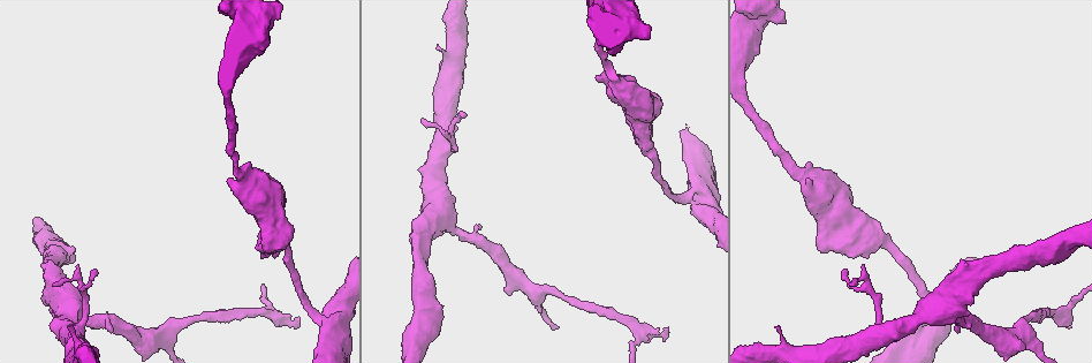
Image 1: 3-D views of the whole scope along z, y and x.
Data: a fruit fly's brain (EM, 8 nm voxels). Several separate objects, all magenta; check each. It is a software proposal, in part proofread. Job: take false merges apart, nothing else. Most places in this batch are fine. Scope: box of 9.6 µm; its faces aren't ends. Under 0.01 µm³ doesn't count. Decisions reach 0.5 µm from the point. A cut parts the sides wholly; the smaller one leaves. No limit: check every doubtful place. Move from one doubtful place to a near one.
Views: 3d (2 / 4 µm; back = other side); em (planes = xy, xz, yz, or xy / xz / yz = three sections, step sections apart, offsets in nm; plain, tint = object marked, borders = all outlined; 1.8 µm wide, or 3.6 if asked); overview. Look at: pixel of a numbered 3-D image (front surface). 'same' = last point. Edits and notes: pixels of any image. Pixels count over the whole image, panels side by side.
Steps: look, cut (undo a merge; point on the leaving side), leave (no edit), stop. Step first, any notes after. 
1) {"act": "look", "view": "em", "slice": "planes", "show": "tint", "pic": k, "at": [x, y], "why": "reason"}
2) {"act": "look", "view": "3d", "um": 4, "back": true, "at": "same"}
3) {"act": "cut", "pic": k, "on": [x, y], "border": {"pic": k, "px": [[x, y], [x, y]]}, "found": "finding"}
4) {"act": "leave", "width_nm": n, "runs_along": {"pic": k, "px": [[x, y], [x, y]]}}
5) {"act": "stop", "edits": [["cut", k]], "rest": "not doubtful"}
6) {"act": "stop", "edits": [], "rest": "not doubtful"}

{"act": "look", "view": "em", "um": 3.6, "slice": "planes", "show": "tint", "pic": 1, "at": [869, 287], "why": "abrupt turn"}

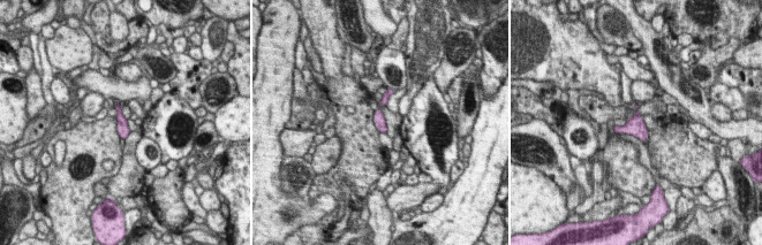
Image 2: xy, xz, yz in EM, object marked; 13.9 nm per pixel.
{"act": "leave", "found": "all the same cell"}

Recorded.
{"act": "look", "view": "em", "slice": "yz", "step": 8, "show": "tint", "pic": 1, "at": [690, 195]}

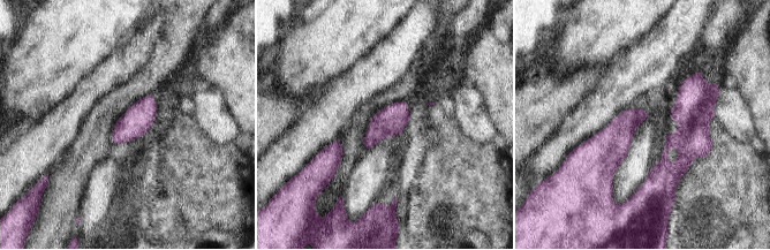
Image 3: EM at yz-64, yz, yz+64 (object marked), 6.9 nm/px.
{"act": "look", "view": "em", "slice": "xz", "step": 16, "show": "tint", "at": "same"}

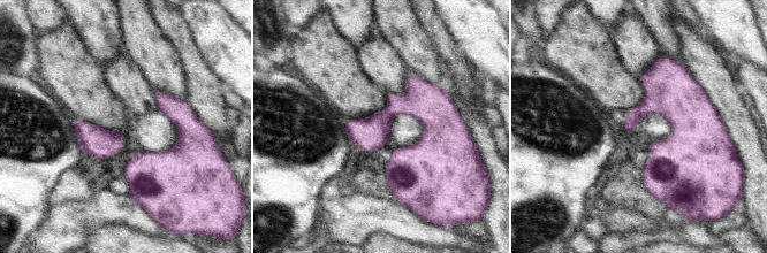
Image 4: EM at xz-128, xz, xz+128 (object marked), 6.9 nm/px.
{"act": "leave", "width_nm": 60, "found": "continuous, no second cell"}

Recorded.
{"act": "look", "view": "em", "slice": "xz", "step": 4, "show": "tint", "pic": 1, "at": [1057, 312], "why": "sharp bend"}

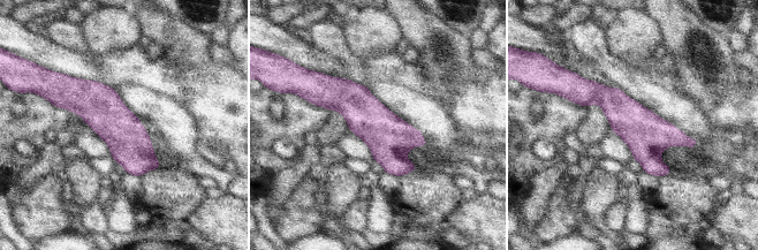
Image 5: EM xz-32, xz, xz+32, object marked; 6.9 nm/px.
{"act": "look", "view": "em", "slice": "planes", "show": "tint", "at": "same", "why": "cut it another way"}

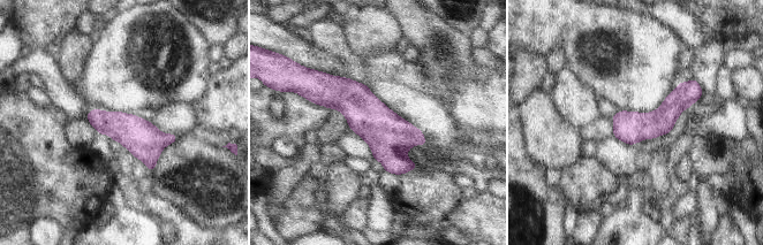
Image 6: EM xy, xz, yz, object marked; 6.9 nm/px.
{"act": "leave", "found": "continuous, no second cell"}

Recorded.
{"act": "stop", "edits": [], "rest": "not doubtful"}

